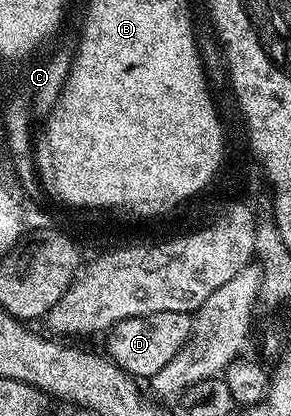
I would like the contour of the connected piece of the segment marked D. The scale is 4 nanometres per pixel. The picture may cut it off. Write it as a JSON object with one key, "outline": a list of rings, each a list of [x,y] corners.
{"outline":[[[165,311],[155,315],[141,315],[115,323],[105,336],[105,354],[121,371],[137,377],[142,381],[149,381],[153,375],[160,373],[176,353],[180,353],[182,346],[190,340],[194,331],[193,318],[184,311]]]}

